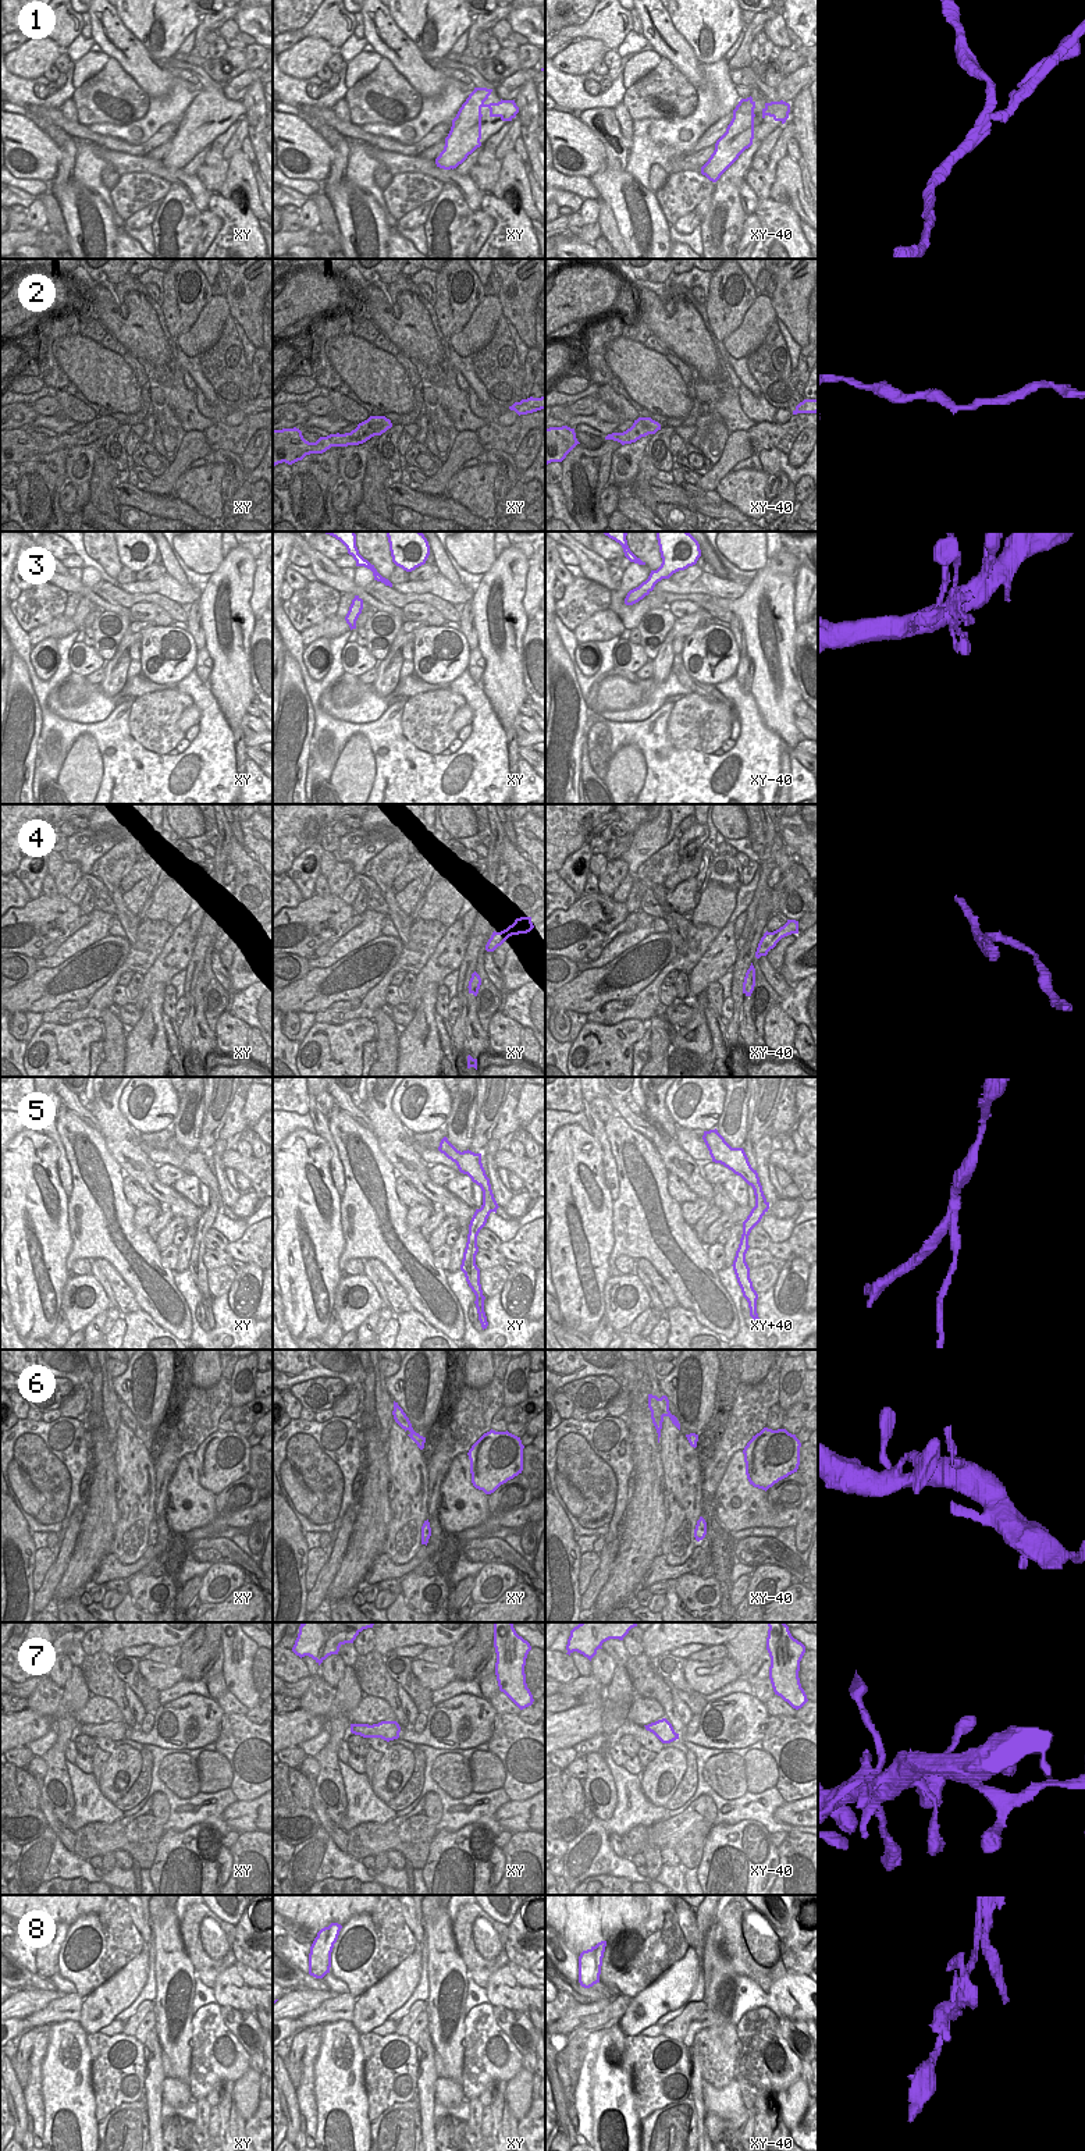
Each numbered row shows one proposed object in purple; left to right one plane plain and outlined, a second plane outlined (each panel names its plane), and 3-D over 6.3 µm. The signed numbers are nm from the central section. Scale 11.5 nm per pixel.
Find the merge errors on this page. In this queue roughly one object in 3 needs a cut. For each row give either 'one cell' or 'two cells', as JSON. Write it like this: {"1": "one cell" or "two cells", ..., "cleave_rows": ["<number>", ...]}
{"1": "one cell", "2": "one cell", "3": "one cell", "4": "one cell", "5": "two cells", "6": "one cell", "7": "one cell", "8": "two cells", "cleave_rows": ["5", "8"]}

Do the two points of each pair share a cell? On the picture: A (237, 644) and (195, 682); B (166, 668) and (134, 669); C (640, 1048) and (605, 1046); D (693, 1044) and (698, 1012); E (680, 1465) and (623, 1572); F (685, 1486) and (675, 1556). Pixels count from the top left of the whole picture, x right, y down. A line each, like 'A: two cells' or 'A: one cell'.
A: two cells
B: two cells
C: two cells
D: one cell
E: two cells
F: one cell

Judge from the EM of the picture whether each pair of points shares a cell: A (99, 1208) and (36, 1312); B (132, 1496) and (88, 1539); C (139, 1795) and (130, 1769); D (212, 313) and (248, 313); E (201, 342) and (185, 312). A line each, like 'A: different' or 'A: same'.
A: different
B: different
C: different
D: different
E: different

